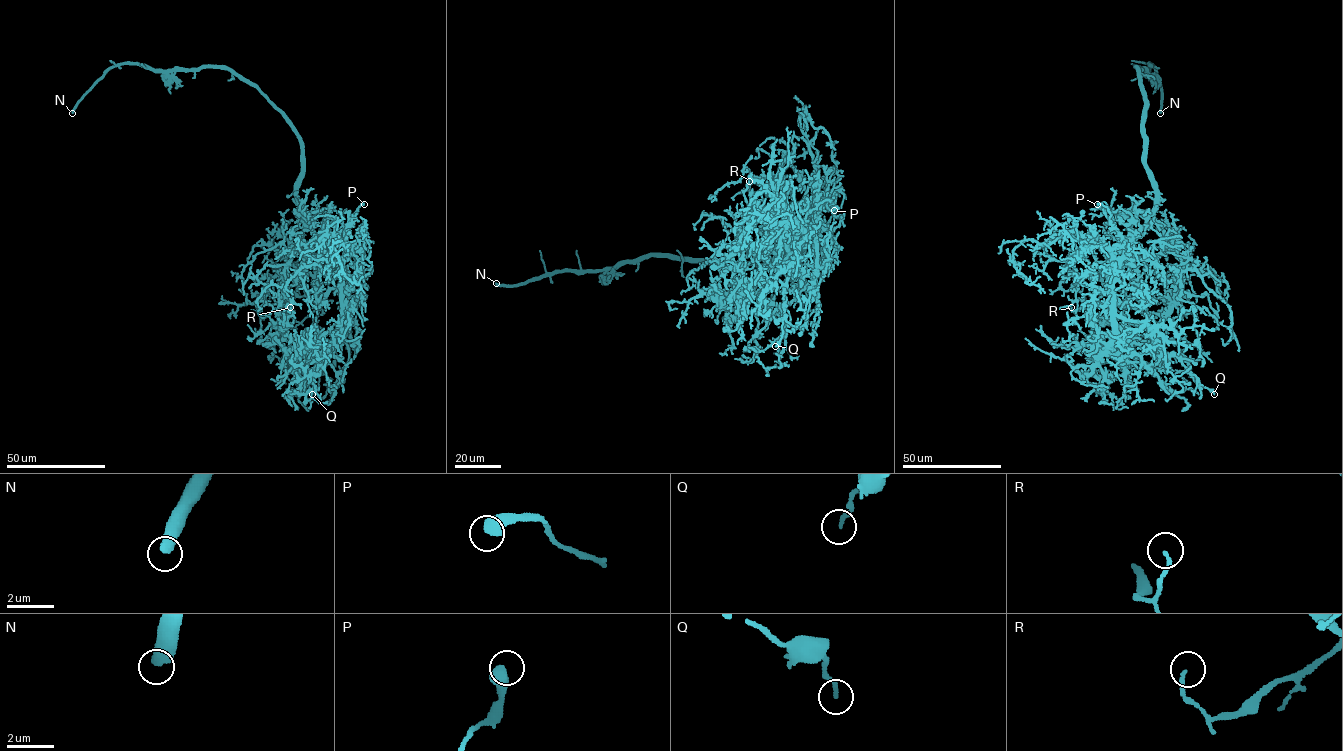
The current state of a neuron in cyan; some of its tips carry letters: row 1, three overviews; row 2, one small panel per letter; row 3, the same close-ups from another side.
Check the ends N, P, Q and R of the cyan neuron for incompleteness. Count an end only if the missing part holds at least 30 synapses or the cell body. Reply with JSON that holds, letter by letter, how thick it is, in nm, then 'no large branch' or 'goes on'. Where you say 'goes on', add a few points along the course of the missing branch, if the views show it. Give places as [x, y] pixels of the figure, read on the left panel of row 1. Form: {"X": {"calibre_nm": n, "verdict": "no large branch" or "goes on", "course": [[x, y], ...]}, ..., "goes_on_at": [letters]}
{"N": {"calibre_nm": 480, "verdict": "goes on", "course": [[72, 113], [66, 128], [56, 134], [48, 127], [56, 117]]}, "P": {"calibre_nm": 600, "verdict": "no large branch"}, "Q": {"calibre_nm": 160, "verdict": "no large branch"}, "R": {"calibre_nm": 150, "verdict": "no large branch"}, "goes_on_at": ["N"]}

